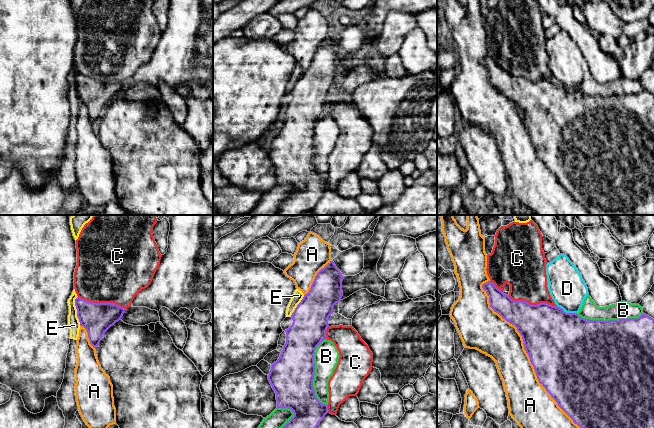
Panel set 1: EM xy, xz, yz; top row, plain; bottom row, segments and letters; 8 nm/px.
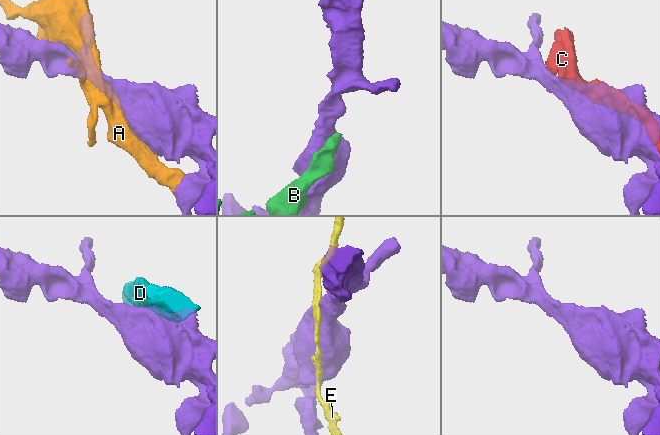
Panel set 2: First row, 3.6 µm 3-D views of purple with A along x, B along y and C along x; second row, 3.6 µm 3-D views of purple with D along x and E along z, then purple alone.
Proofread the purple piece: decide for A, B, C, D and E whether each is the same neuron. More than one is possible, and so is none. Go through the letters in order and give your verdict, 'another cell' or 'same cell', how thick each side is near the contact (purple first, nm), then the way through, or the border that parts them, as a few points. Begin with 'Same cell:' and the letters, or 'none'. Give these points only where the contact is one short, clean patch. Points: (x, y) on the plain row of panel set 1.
Same cell: none
A: another cell; 500 nm thick on the purple side, 300 nm on the other
B: another cell; 360 nm thick on the purple side, 200 nm on the other
C: another cell; 420 nm thick on the purple side, 320 nm on the other
D: another cell; 500 nm thick on the purple side, 300 nm on the other; border along yz (557, 81), (566, 88), (575, 89)
E: another cell; 240 nm thick on the purple side, 100 nm on the other

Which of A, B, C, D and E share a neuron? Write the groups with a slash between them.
A / B / C / D / E

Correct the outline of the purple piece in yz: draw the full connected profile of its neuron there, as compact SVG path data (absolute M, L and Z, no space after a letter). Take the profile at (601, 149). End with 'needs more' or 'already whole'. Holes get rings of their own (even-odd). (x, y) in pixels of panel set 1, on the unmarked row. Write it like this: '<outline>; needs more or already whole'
M488 57L482 61L489 72L490 83L503 95L517 104L523 115L523 121L534 143L539 159L546 165L558 182L582 204L590 215L654 215L654 95L646 90L638 94L619 96L589 96L576 89L566 89L558 82L547 79L531 81L526 77L514 77L504 70L495 60Z; already whole

